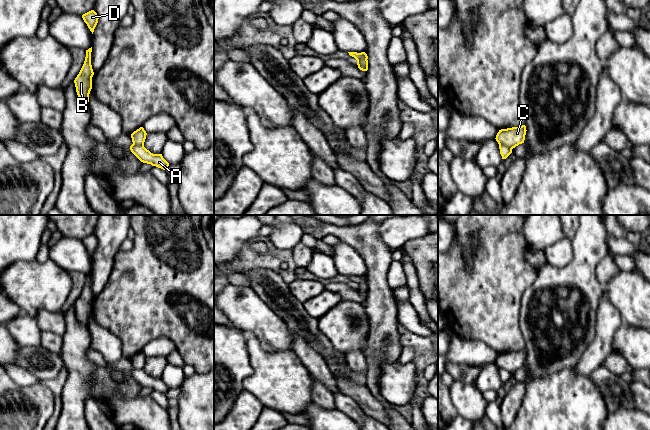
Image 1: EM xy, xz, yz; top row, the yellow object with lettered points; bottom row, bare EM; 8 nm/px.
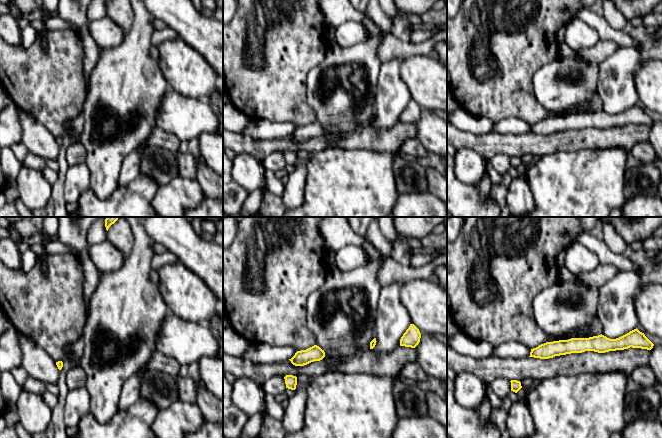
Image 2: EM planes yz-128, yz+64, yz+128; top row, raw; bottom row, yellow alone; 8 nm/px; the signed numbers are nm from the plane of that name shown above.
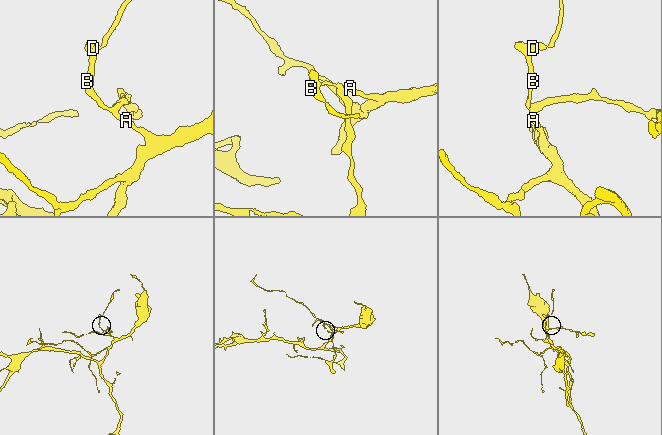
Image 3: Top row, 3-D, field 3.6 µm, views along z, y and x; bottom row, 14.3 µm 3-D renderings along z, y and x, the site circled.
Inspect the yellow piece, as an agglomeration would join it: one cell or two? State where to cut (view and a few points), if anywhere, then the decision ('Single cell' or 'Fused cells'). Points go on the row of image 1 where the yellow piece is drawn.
Split along yz (499, 144), (505, 144), (511, 149). Fused cells

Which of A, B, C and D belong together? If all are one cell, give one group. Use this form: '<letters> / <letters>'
A B D / C

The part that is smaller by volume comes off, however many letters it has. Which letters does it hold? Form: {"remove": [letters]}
{"remove": ["C"]}

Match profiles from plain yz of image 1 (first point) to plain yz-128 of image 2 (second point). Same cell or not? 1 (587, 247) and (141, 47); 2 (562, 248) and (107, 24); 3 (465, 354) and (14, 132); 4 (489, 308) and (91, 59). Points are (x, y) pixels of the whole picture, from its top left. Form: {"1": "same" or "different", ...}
{"1": "same", "2": "same", "3": "same", "4": "different"}

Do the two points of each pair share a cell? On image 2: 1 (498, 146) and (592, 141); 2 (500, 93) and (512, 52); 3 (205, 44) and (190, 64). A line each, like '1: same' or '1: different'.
1: same
2: same
3: different

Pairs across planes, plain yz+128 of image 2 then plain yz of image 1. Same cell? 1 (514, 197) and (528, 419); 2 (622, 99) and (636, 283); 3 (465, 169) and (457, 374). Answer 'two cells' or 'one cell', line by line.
1: two cells
2: two cells
3: two cells

